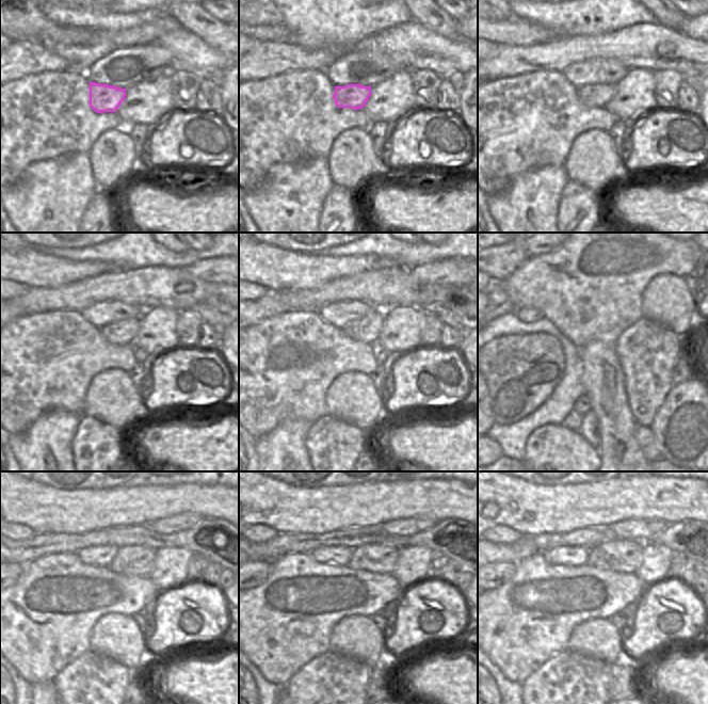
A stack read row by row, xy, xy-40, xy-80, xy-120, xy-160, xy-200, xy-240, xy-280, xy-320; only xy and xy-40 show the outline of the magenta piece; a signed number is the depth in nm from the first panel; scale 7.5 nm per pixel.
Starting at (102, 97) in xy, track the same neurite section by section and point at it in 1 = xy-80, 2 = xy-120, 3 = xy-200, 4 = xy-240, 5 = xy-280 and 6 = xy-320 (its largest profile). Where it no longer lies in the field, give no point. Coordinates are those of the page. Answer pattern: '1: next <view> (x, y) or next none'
1: next xy-80 (592, 95)
2: next xy-120 (124, 332)
3: next xy-200 (610, 324)
4: next xy-240 (138, 560)
5: next xy-280 (375, 558)
6: next xy-320 (621, 556)

